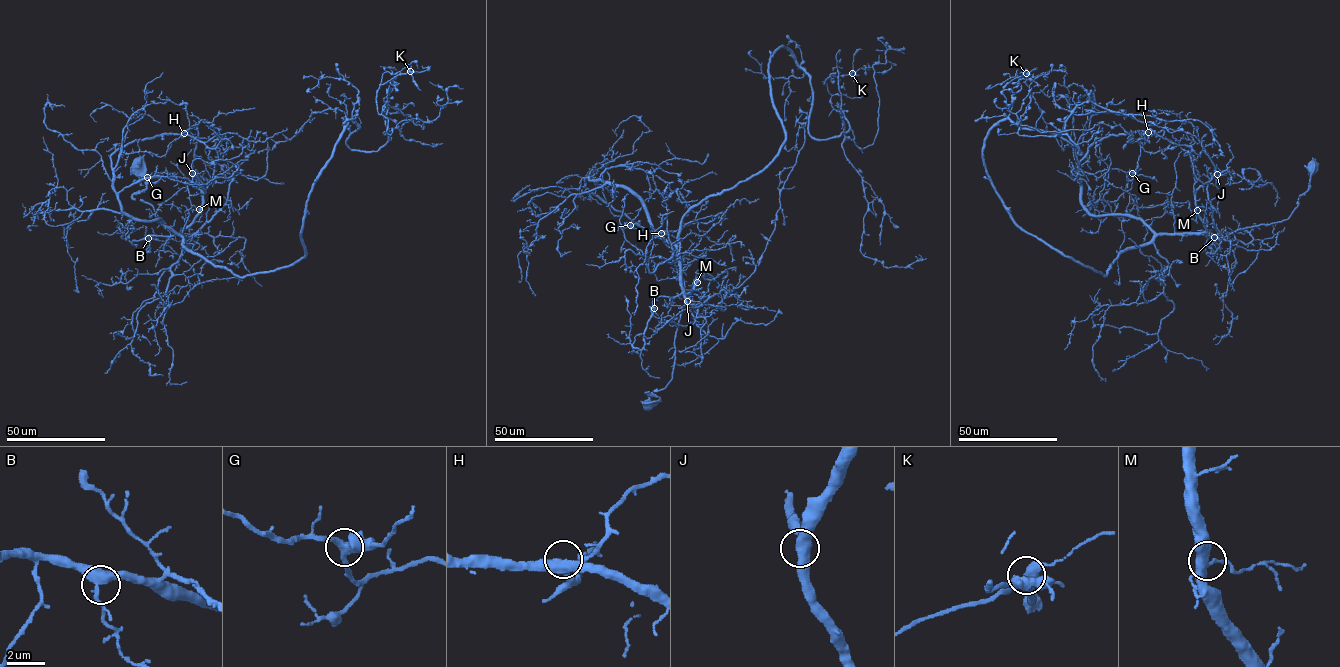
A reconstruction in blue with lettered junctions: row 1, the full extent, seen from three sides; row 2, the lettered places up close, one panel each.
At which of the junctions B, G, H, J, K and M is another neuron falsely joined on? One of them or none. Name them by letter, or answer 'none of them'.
none of them

